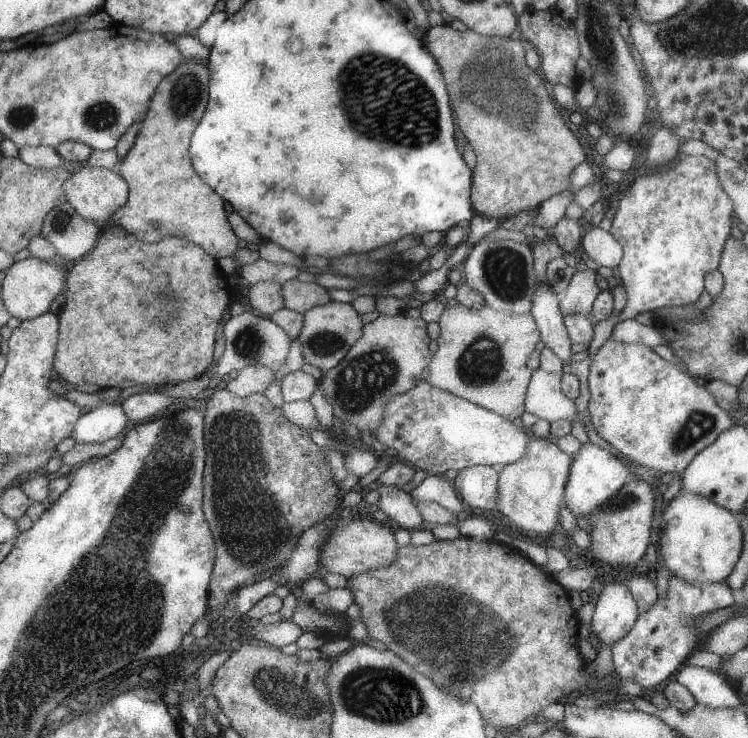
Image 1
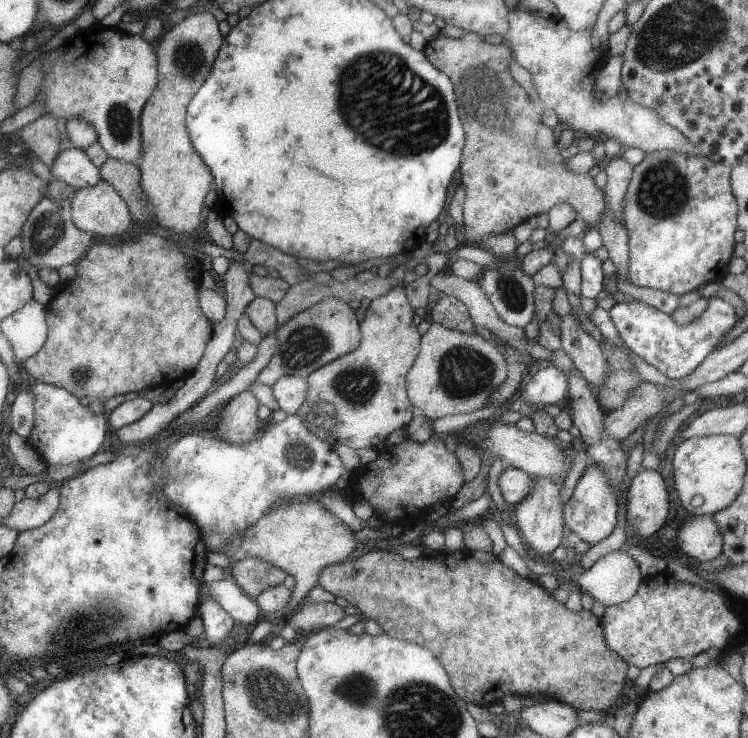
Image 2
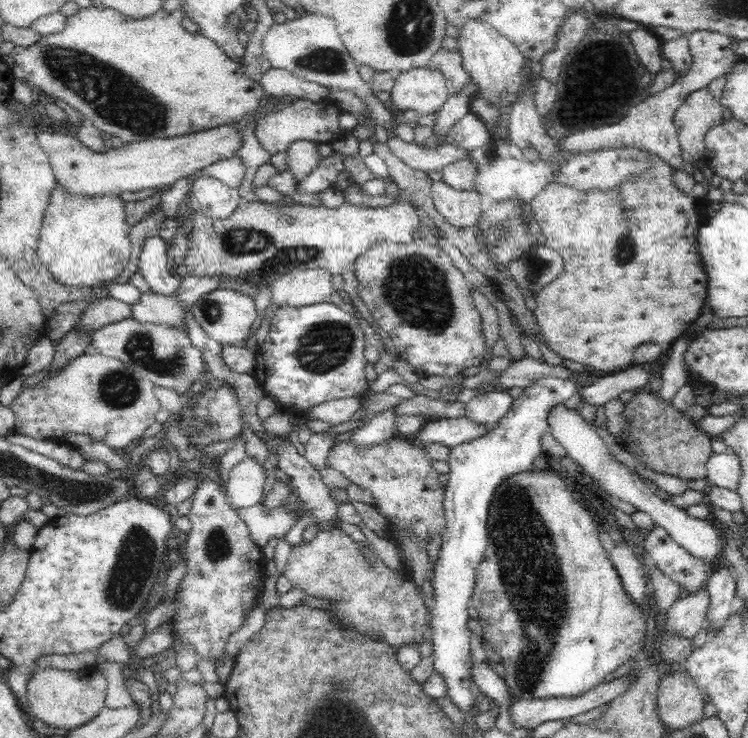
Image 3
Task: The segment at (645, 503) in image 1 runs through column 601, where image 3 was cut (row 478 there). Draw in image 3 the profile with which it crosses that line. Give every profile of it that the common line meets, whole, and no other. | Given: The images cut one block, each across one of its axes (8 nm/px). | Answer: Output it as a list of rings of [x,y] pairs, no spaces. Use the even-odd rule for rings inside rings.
[[[532,467],[528,472],[520,475],[508,476],[502,480],[502,484],[494,492],[487,518],[487,547],[485,556],[476,569],[475,590],[472,602],[479,614],[479,622],[483,630],[483,638],[491,644],[491,647],[500,655],[501,662],[506,671],[505,681],[509,692],[516,694],[516,698],[576,698],[588,689],[604,682],[607,674],[615,671],[630,658],[638,655],[640,650],[646,646],[646,619],[644,610],[636,605],[628,596],[626,589],[620,581],[619,572],[611,562],[610,556],[600,543],[598,538],[599,528],[592,516],[586,512],[578,503],[562,478],[549,470],[534,470]]]

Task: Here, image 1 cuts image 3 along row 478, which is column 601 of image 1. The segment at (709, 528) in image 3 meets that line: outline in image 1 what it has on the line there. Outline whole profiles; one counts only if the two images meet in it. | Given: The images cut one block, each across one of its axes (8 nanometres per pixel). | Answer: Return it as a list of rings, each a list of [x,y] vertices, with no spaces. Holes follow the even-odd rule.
[[[621,583],[608,584],[595,604],[591,630],[604,645],[611,647],[632,630],[638,615],[638,603],[628,587]]]

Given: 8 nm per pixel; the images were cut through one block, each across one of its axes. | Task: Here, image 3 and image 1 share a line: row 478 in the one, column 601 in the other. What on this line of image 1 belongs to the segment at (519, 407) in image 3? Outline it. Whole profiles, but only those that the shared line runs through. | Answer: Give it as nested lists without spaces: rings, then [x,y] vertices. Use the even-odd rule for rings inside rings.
[[[588,441],[581,445],[573,456],[573,464],[569,472],[568,484],[565,488],[564,505],[575,514],[581,524],[587,524],[594,511],[600,510],[616,492],[626,484],[628,468],[614,454]]]

